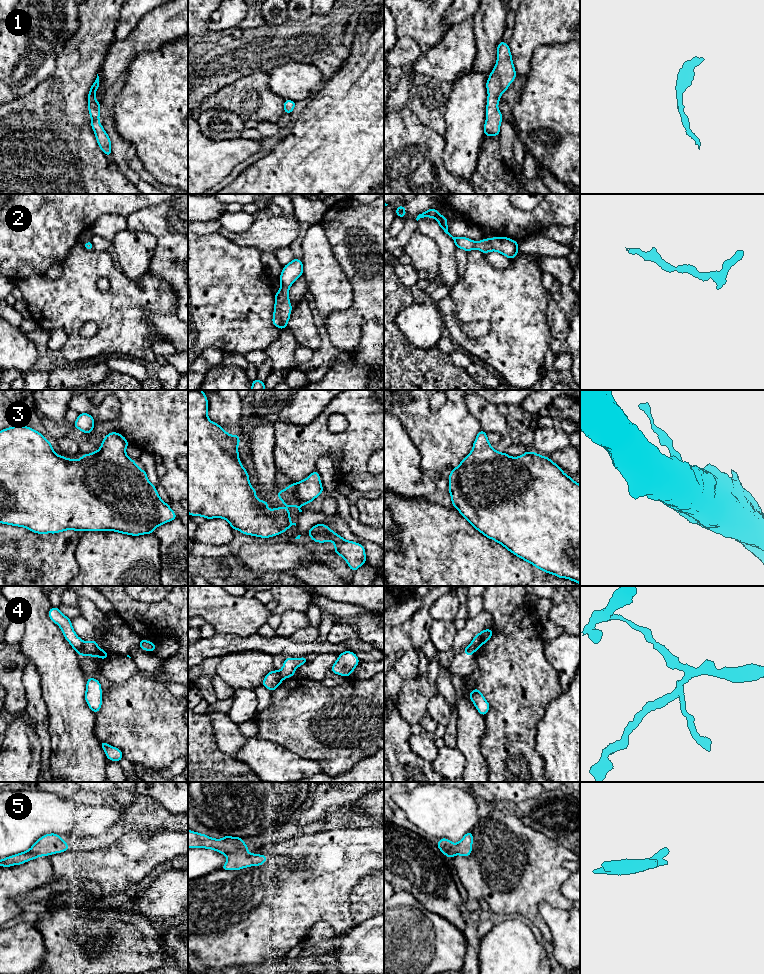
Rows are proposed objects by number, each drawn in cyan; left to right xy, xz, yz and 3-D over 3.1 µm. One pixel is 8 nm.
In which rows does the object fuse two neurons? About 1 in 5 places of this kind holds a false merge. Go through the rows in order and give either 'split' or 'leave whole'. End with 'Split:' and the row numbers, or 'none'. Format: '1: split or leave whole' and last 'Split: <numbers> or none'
1: leave whole
2: leave whole
3: leave whole
4: split
5: leave whole
Split: 4

